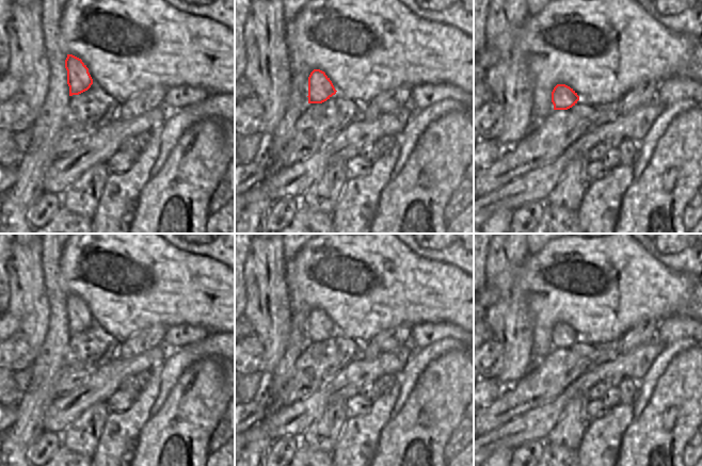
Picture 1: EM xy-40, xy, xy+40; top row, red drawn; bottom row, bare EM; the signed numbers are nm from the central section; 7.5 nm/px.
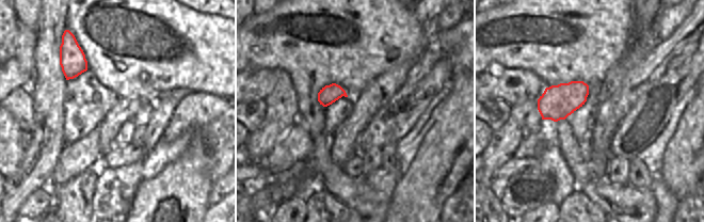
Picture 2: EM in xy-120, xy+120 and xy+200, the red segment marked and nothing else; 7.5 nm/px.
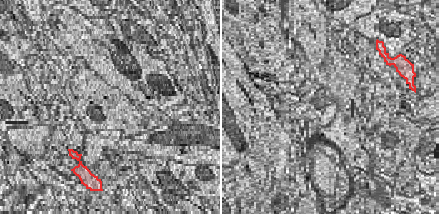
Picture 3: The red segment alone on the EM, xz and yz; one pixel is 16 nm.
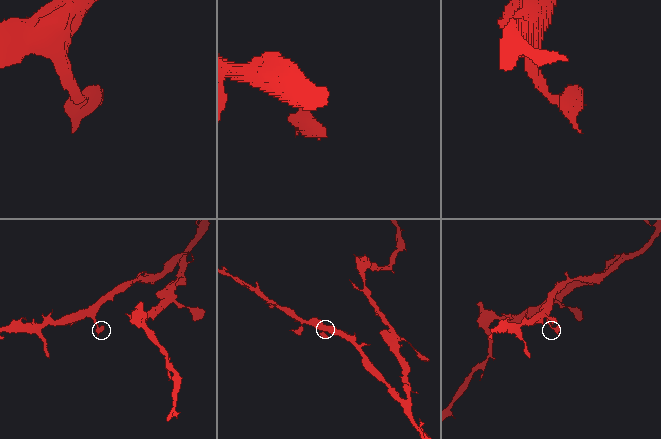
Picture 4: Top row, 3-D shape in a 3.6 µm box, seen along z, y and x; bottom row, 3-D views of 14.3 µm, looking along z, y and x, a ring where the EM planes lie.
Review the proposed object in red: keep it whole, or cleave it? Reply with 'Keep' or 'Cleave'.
Keep.

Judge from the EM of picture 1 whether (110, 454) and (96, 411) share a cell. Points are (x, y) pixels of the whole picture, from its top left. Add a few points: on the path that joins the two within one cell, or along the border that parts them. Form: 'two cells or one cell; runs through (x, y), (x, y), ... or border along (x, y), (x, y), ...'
two cells; border along (108, 415), (97, 447), (93, 452)

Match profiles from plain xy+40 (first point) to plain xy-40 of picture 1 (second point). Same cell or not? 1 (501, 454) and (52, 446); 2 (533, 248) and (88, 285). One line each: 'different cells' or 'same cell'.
1: different cells
2: different cells

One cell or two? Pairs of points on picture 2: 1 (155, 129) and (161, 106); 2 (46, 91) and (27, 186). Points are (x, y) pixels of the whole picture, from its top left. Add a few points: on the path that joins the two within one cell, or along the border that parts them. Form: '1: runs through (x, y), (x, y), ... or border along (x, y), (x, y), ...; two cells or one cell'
1: runs through (156, 124), (160, 111); one cell
2: runs through (48, 114), (53, 130), (51, 147), (44, 162); one cell

